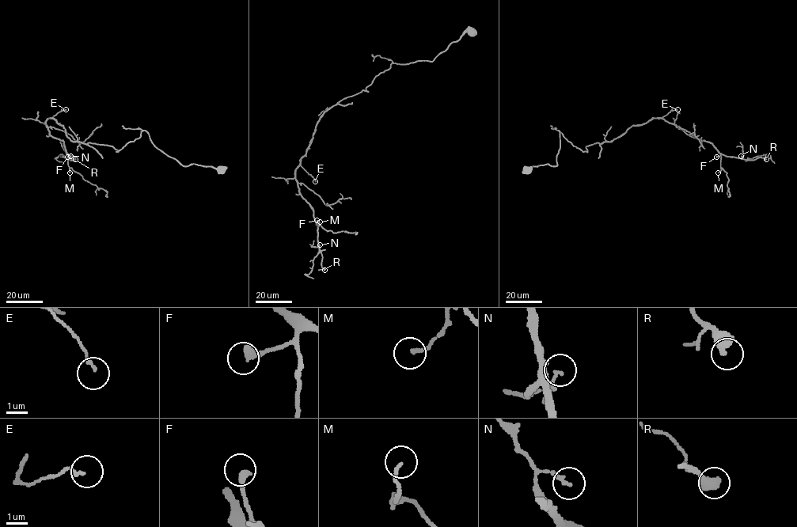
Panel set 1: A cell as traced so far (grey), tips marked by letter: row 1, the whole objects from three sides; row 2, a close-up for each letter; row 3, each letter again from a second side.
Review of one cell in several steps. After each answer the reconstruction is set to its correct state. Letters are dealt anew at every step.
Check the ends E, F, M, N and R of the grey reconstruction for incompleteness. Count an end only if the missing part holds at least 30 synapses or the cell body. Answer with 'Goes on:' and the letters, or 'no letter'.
Goes on: R

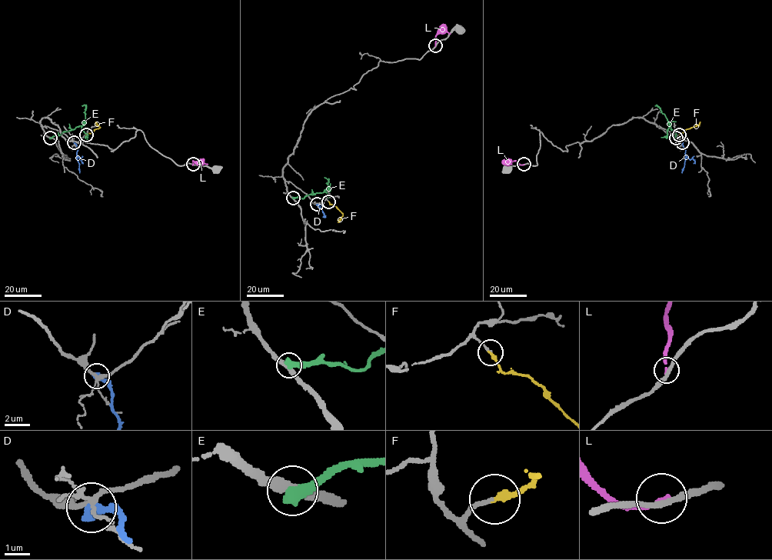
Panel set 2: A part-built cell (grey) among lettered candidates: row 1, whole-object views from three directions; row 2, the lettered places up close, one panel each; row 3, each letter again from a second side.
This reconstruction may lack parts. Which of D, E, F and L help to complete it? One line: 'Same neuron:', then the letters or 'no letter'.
Same neuron: F

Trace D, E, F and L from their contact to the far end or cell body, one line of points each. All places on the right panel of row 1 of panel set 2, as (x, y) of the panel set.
D: (682, 142), (686, 156), (681, 172)
E: (676, 138), (665, 114), (655, 105)
F: (679, 134), (700, 121)
L: (524, 164), (517, 161), (510, 162), (511, 164)

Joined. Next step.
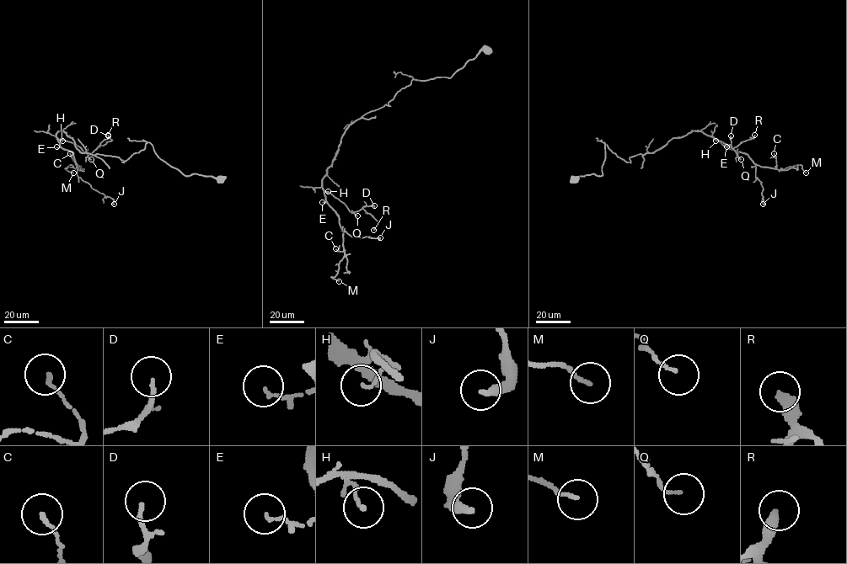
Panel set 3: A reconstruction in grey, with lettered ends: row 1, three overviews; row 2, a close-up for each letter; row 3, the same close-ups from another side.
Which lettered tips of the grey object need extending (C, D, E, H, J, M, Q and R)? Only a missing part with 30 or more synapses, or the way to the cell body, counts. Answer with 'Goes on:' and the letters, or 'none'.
Goes on: none

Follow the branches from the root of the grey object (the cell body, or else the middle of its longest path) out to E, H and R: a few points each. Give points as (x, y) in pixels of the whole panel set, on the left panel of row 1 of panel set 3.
E: (221, 180), (183, 174), (148, 142), (123, 162), (82, 153), (62, 130), (56, 146)
H: (221, 180), (183, 174), (148, 142), (123, 162), (82, 153), (60, 130), (56, 137), (62, 140)
R: (221, 180), (183, 174), (148, 142), (123, 162), (82, 153), (62, 130), (56, 137), (90, 154), (108, 135)

